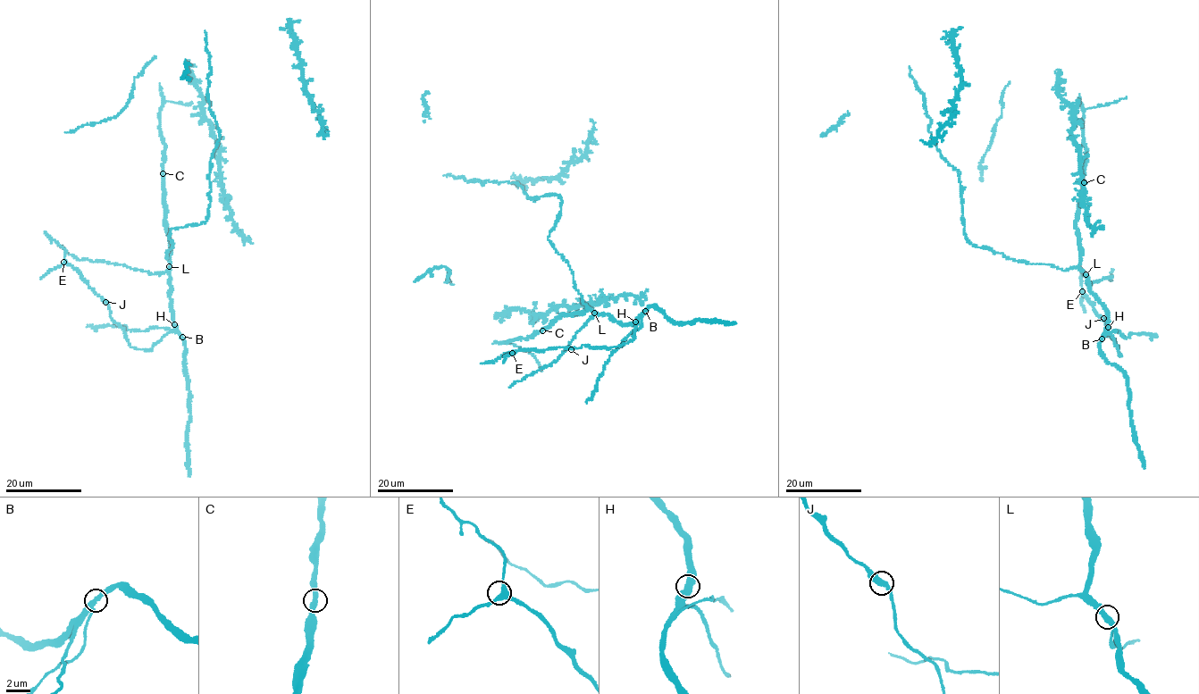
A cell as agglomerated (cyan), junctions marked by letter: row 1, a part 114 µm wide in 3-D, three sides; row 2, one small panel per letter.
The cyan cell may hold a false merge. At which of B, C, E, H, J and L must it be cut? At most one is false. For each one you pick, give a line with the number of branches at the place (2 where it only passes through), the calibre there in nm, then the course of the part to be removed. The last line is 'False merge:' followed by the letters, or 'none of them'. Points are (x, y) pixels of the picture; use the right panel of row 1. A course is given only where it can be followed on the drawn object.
B: Branches: 2. Thickness 400 nm. Course of the part to remove: (1102, 338), (1118, 330), (1126, 338), (1131, 333), (1157, 336)
False merge: B

